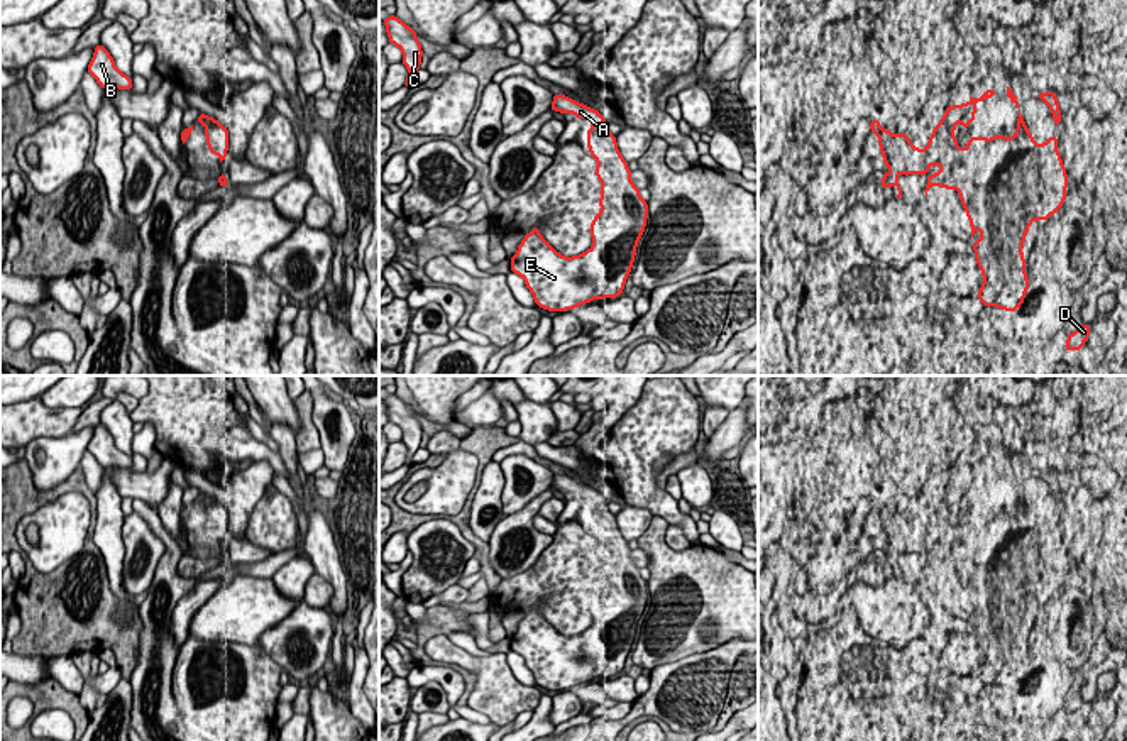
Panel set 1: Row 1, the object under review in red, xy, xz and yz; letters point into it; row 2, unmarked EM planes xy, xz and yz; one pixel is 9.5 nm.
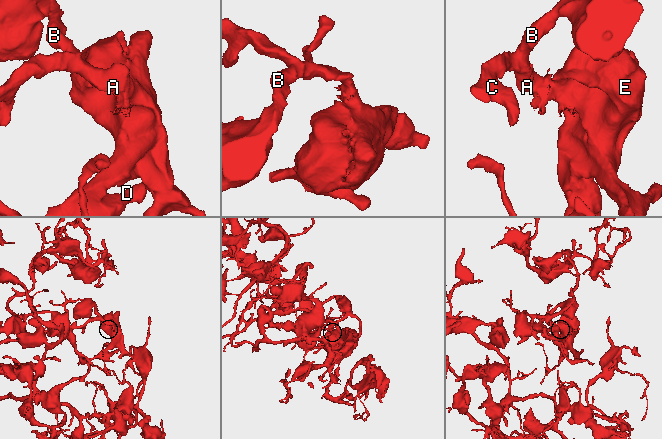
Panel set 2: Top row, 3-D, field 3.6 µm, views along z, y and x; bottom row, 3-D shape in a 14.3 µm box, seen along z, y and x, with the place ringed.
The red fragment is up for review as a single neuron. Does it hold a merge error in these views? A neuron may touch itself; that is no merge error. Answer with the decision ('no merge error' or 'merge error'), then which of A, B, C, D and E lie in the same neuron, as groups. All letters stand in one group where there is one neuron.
no merge error; A B C D E

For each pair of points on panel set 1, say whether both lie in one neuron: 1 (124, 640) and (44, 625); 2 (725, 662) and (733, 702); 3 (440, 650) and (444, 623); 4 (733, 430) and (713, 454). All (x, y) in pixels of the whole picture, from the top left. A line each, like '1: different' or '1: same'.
1: same
2: different
3: different
4: same

